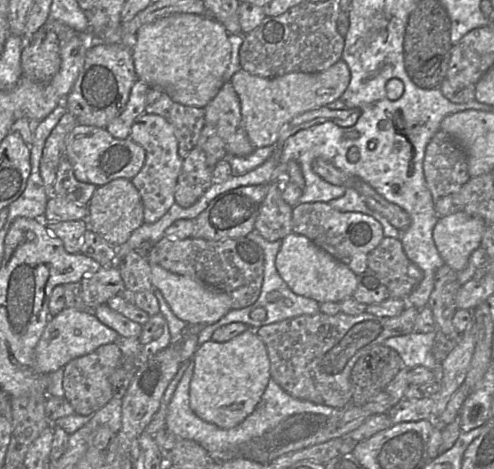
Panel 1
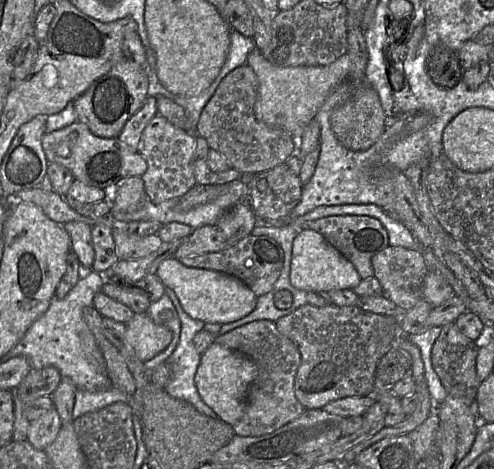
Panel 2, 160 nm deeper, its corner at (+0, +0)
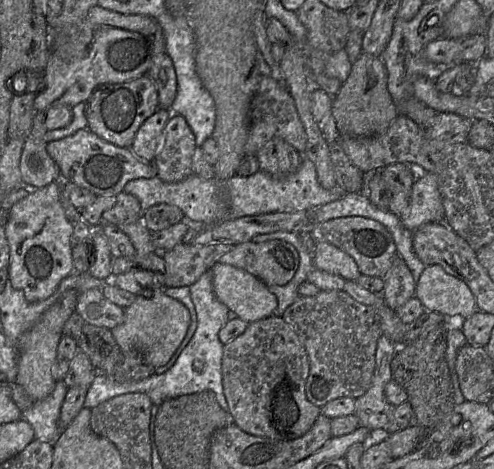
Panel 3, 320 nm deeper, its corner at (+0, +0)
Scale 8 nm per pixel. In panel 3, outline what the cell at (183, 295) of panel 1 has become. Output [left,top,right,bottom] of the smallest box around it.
[210,262,276,323]

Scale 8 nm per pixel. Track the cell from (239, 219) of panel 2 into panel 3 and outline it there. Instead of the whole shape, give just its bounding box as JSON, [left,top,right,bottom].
[164,243,235,287]

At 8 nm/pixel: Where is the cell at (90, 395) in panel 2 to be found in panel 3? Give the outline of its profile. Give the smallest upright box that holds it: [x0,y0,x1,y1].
[83,270,229,412]

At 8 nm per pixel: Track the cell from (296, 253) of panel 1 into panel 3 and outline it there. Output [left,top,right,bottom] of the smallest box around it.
[312,242,361,281]

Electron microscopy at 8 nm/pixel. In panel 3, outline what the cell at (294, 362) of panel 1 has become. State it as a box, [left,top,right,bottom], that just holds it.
[282,290,382,408]

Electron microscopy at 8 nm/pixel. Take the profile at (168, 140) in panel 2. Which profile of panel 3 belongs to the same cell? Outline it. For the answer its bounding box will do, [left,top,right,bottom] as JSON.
[152,114,195,183]

